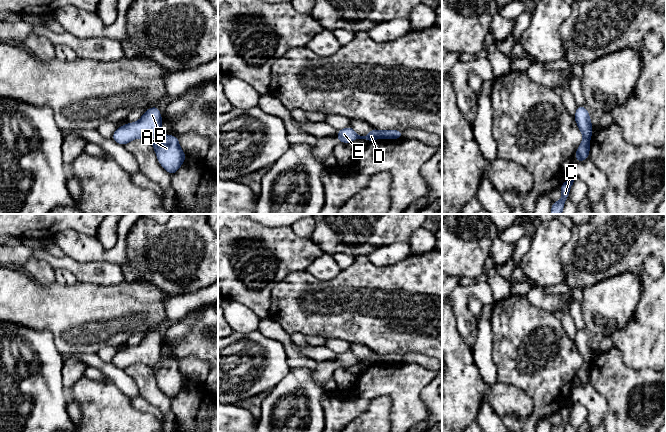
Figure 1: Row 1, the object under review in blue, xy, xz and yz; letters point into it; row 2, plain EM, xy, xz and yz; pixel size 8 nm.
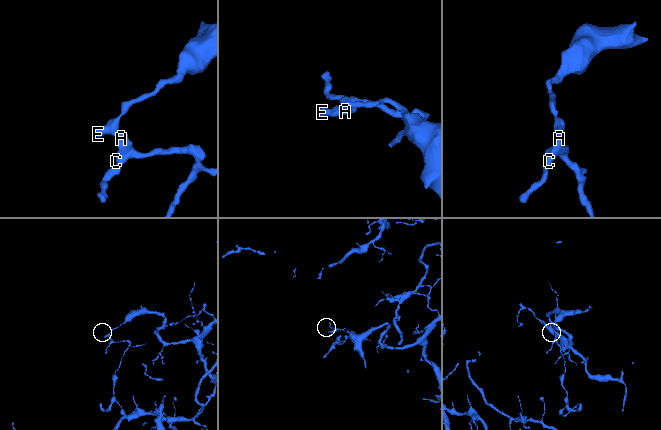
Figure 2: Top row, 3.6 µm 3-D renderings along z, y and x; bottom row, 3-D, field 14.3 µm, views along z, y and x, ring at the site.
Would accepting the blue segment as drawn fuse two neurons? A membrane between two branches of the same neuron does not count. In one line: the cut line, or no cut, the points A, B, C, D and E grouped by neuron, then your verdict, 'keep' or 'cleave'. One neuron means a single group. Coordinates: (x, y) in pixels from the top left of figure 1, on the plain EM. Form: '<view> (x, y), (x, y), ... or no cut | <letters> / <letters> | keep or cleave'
xy (161, 359), (152, 367) | A C / B D E | cleave

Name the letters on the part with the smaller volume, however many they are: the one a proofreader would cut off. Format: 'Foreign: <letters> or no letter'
Foreign: A, C

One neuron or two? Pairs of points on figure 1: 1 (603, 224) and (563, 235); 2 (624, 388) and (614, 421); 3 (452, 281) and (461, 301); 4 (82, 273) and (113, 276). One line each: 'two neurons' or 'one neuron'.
1: two neurons
2: one neuron
3: two neurons
4: one neuron

